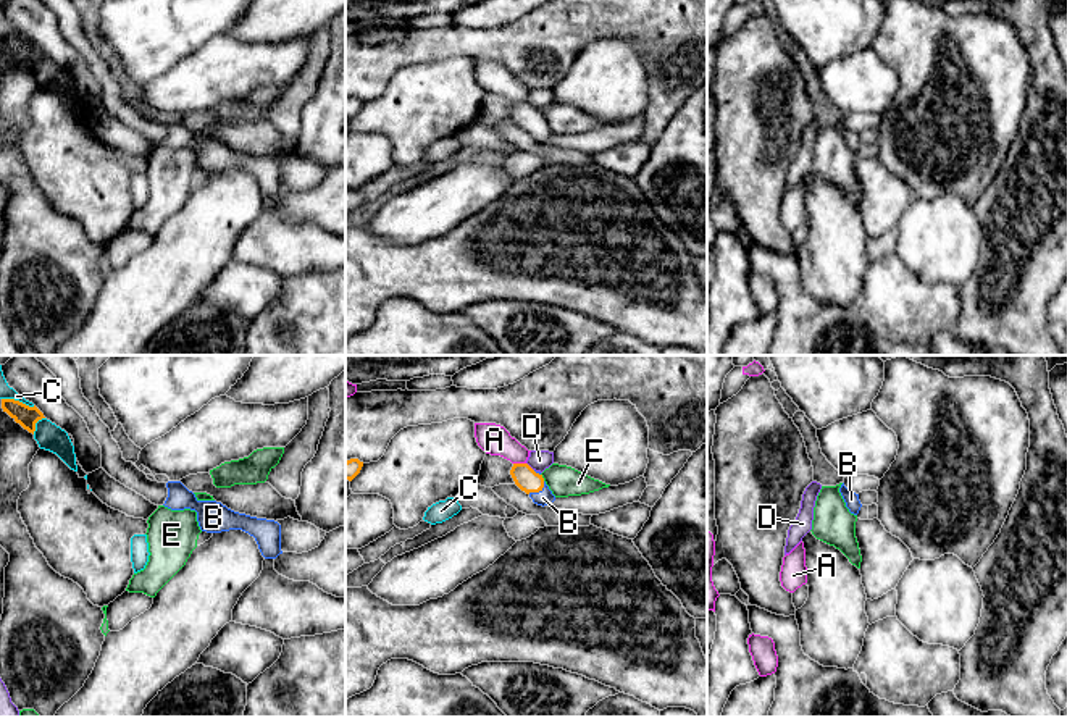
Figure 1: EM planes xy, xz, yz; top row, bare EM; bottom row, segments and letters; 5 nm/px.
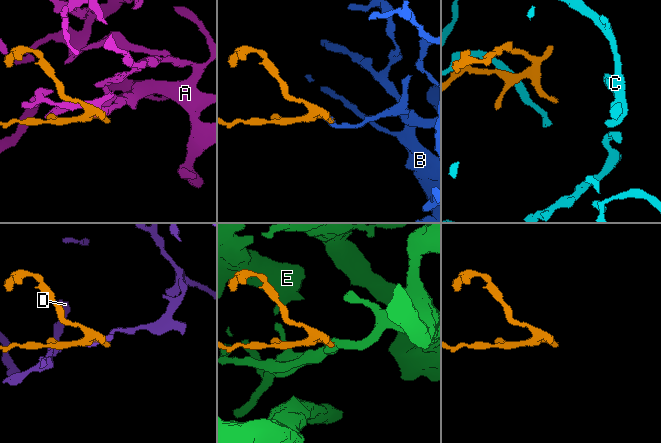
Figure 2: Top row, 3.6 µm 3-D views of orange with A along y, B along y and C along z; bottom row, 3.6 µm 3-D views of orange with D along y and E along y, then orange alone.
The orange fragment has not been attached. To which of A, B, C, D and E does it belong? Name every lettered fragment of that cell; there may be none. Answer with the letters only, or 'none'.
B

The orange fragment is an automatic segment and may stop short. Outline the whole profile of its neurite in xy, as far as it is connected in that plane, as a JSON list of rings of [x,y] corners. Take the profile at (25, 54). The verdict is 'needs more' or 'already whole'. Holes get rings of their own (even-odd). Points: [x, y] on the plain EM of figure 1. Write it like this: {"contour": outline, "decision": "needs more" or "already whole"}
{"contour": [[[2,37],[2,47],[6,50],[16,61],[19,61],[24,68],[34,73],[36,61],[44,55],[44,52],[34,44],[29,45],[15,37]]], "decision": "already whole"}

